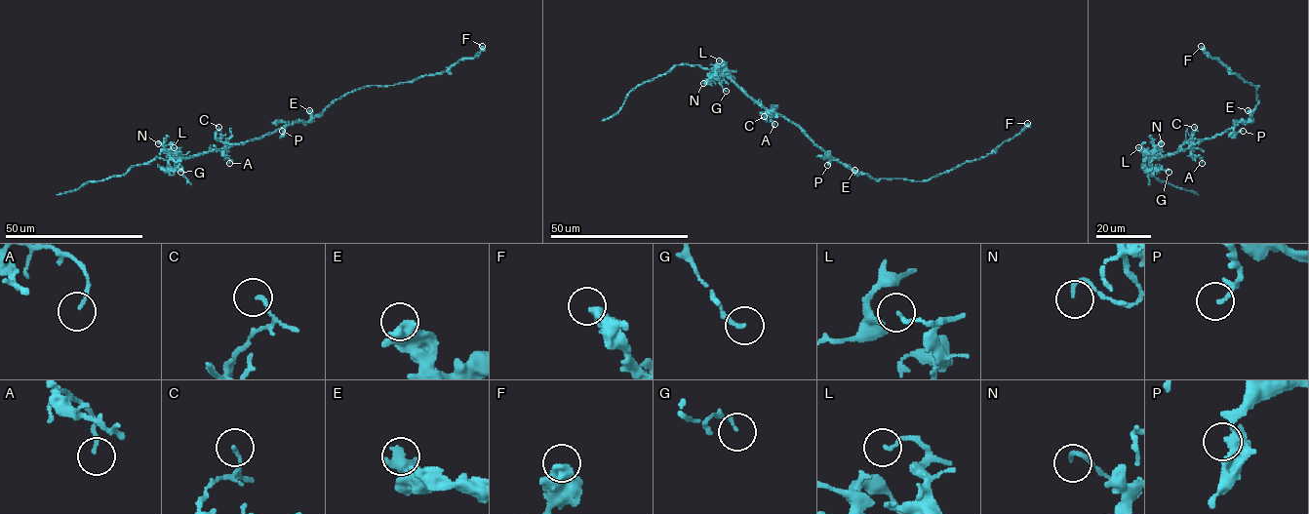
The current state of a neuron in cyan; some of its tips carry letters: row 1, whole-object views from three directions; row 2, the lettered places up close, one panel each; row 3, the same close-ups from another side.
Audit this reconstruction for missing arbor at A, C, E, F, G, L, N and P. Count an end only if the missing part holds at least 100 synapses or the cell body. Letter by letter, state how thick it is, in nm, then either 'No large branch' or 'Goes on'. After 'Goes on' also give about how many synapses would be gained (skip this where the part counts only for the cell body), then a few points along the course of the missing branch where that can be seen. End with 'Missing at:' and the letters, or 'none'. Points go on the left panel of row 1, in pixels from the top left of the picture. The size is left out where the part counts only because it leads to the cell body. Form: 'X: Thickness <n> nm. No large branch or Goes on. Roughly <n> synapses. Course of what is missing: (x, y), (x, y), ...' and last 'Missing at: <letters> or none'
A: Thickness 110 nm. No large branch
C: Thickness 130 nm. No large branch
E: Thickness 600 nm. No large branch
F: Thickness 500 nm. No large branch
G: Thickness 130 nm. No large branch
L: Thickness 140 nm. No large branch
N: Thickness 150 nm. No large branch
P: Thickness 120 nm. No large branch
Missing at: none

